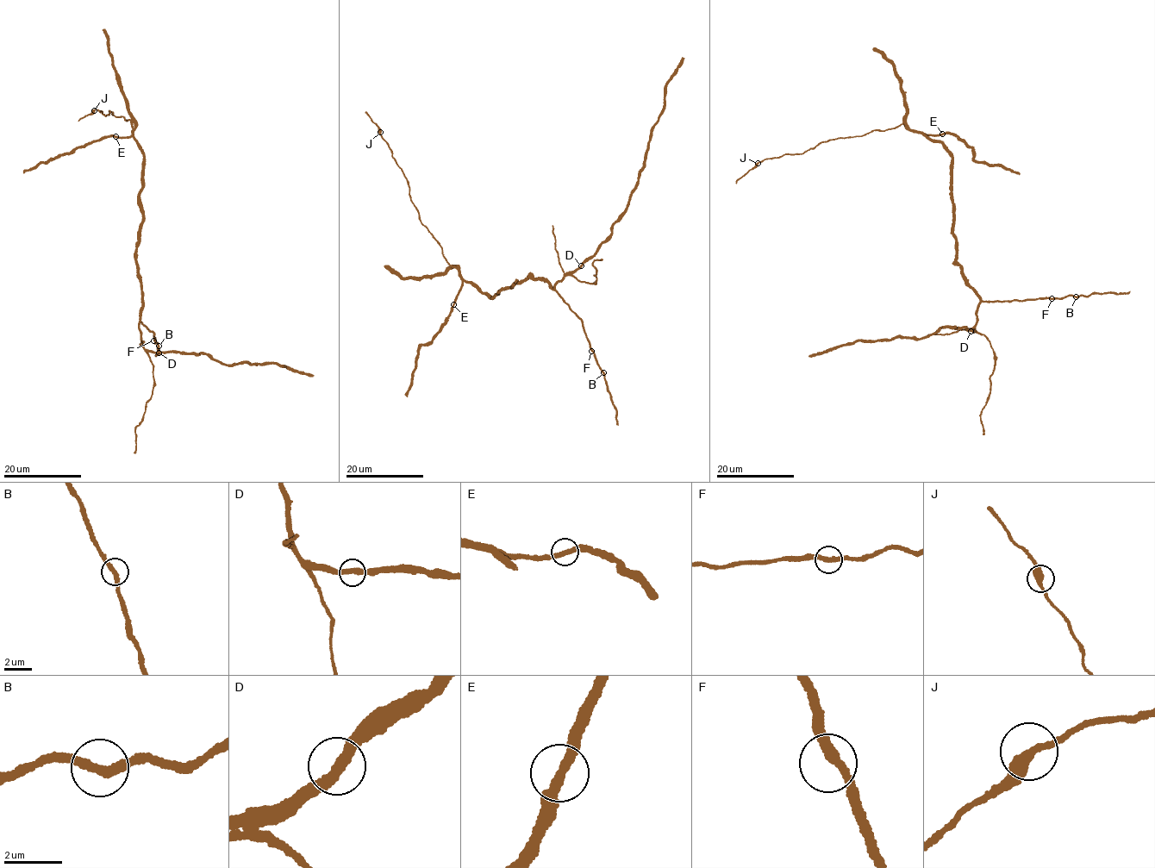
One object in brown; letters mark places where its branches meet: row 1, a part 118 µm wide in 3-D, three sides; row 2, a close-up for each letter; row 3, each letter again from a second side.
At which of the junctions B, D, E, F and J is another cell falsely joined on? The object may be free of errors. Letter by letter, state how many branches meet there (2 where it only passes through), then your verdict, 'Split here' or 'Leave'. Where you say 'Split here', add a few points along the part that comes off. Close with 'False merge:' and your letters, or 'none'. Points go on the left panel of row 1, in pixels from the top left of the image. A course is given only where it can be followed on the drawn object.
B: Branches: 2. Leave
D: Branches: 2. Leave
E: Branches: 2. Leave
F: Branches: 2. Leave
J: Branches: 2. Leave
False merge: none

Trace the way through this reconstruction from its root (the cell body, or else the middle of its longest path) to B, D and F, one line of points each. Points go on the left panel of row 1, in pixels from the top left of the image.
B: (137, 265), (142, 305), (139, 316), (143, 325), (152, 332), (154, 343), (159, 346)
D: (137, 265), (141, 293), (141, 345), (148, 351), (159, 352)
F: (137, 265), (142, 305), (139, 316), (143, 325), (152, 332), (153, 340)

